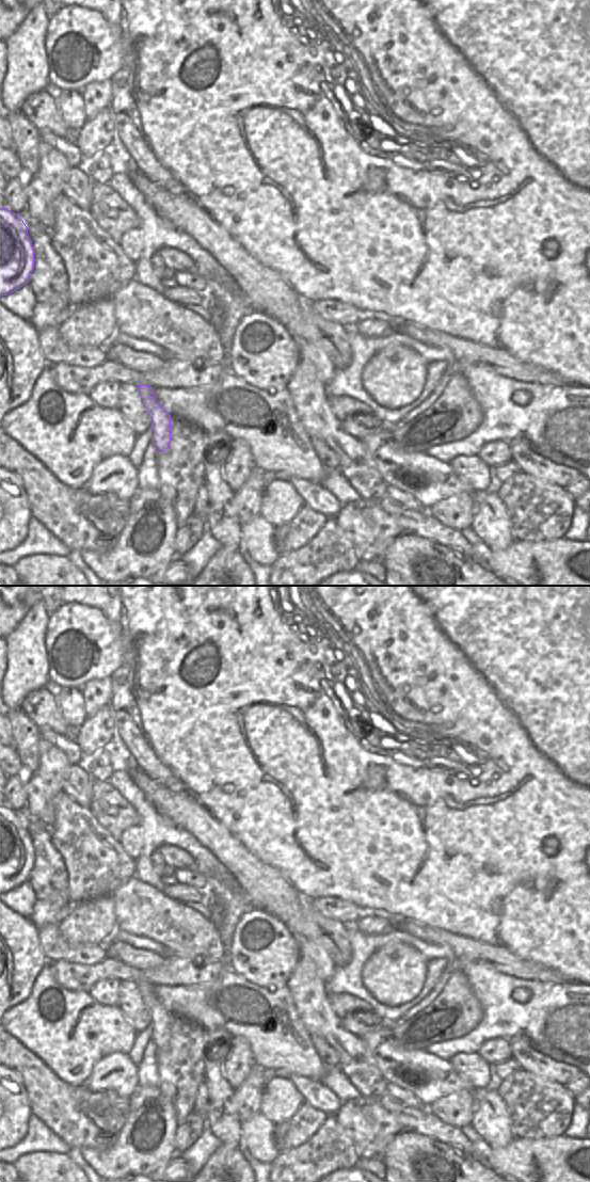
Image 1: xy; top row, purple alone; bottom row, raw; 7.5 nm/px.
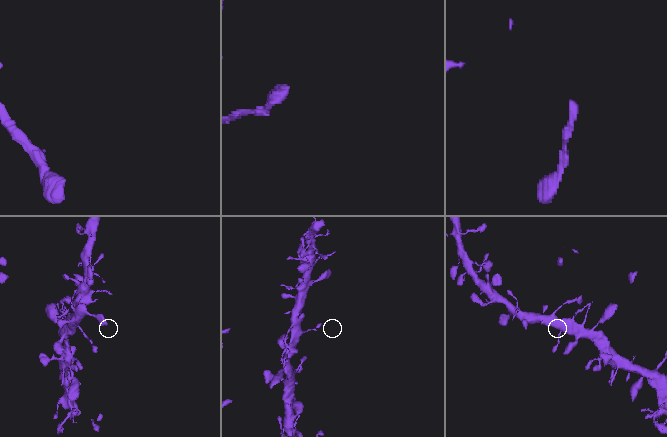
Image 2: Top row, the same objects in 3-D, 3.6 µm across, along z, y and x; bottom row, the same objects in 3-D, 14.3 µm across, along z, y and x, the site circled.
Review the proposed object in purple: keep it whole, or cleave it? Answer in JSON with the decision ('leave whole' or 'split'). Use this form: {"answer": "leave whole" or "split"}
{"answer": "leave whole"}

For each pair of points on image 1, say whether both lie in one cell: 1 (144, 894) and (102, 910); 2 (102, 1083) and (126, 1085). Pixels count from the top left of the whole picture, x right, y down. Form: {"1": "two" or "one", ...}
{"1": "two", "2": "one"}

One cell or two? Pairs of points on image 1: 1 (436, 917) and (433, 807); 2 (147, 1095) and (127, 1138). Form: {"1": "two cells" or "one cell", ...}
{"1": "one cell", "2": "one cell"}

